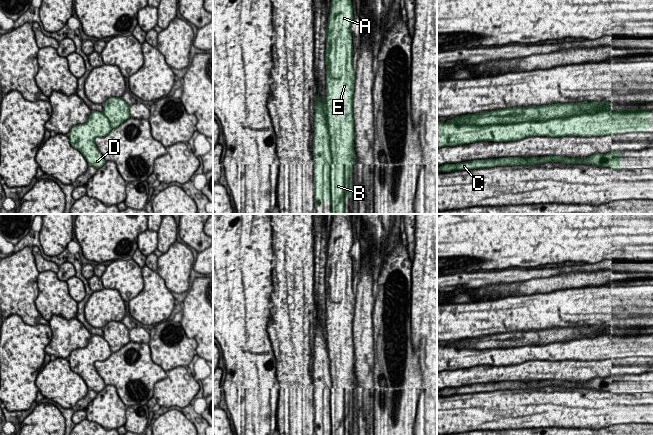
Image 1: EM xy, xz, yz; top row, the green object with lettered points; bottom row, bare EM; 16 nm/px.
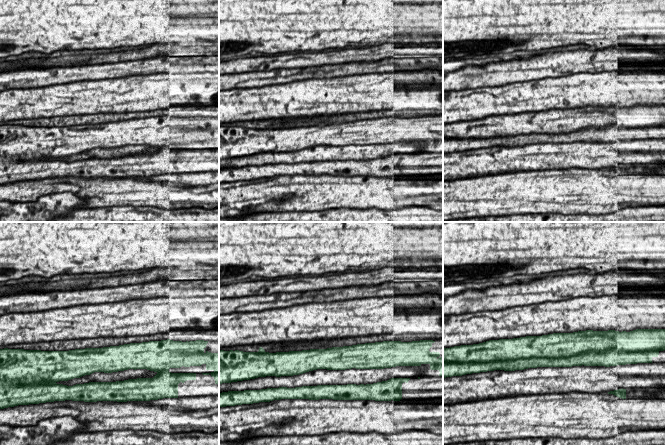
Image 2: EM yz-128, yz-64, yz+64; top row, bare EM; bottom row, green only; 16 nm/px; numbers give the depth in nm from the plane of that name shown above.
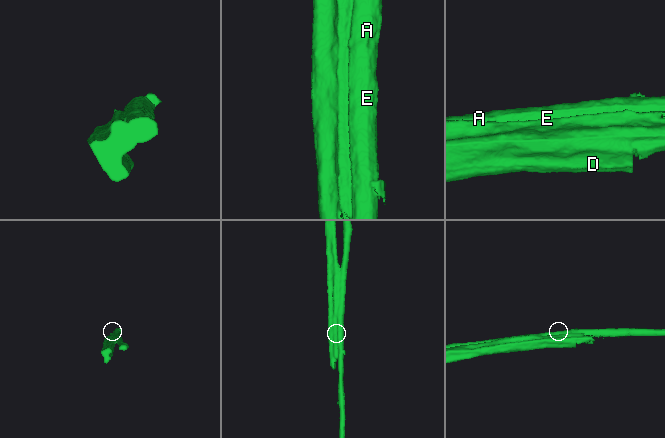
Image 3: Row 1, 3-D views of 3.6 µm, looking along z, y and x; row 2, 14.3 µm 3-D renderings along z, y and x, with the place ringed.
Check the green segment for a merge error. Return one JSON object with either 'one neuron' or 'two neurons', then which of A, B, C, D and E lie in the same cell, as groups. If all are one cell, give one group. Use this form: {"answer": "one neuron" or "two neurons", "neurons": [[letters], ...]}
{"answer": "two neurons", "neurons": [["A", "B", "E"], ["C", "D"]]}

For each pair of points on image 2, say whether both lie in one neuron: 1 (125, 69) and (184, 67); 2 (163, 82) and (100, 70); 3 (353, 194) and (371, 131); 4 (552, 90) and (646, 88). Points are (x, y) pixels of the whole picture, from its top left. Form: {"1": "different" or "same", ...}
{"1": "same", "2": "different", "3": "different", "4": "same"}

